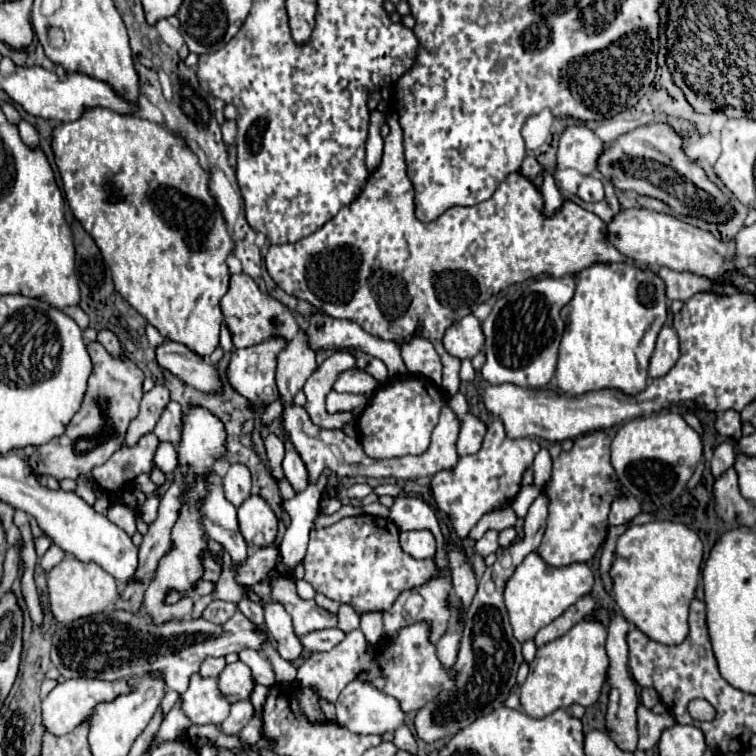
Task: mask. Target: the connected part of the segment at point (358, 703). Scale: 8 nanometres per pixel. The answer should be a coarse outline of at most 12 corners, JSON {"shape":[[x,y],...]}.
{"shape":[[354,680],[338,696],[338,724],[356,734],[394,732],[394,698]]}

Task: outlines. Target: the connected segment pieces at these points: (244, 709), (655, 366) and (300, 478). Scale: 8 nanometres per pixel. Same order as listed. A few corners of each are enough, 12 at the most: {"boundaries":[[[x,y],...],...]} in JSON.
{"boundaries":[[[234,702],[222,722],[224,734],[236,734],[254,716],[252,702]],[[664,325],[650,358],[650,378],[664,376],[680,358],[676,330]],[[284,432],[284,476],[296,492],[308,486],[308,472]]]}

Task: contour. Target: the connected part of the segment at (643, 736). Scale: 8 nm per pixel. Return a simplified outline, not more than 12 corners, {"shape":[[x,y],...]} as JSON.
{"shape":[[638,706],[638,750],[658,744],[674,718]]}

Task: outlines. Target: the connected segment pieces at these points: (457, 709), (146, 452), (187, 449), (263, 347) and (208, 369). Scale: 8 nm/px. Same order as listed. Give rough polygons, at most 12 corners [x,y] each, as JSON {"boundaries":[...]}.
{"boundaries":[[[548,498],[496,552],[466,614],[454,686],[414,718],[424,742],[504,706],[524,658],[504,586],[538,550]],[[160,440],[122,446],[92,478],[116,500],[120,488],[154,468]],[[208,410],[184,414],[180,464],[204,476],[224,454],[224,426]],[[272,338],[234,350],[230,386],[248,400],[274,402],[276,354]],[[184,344],[156,346],[156,362],[184,384],[220,392],[216,366]]]}

